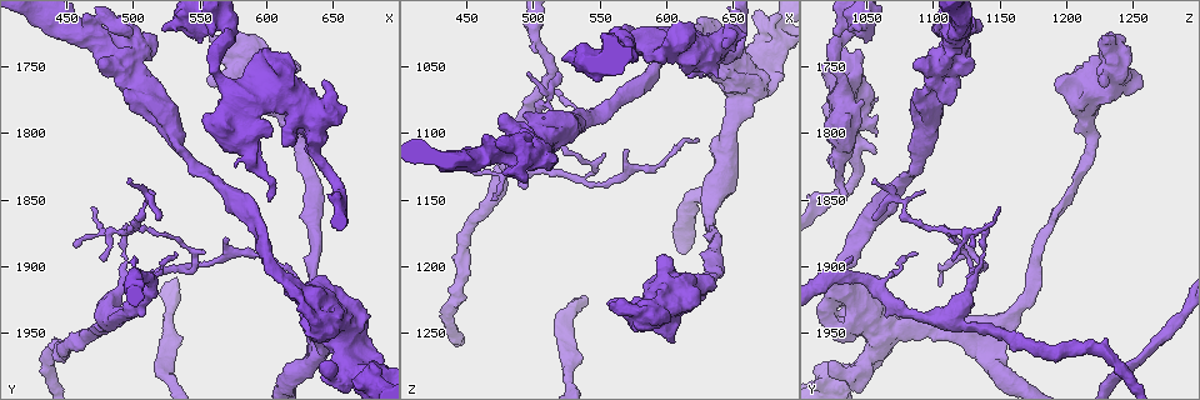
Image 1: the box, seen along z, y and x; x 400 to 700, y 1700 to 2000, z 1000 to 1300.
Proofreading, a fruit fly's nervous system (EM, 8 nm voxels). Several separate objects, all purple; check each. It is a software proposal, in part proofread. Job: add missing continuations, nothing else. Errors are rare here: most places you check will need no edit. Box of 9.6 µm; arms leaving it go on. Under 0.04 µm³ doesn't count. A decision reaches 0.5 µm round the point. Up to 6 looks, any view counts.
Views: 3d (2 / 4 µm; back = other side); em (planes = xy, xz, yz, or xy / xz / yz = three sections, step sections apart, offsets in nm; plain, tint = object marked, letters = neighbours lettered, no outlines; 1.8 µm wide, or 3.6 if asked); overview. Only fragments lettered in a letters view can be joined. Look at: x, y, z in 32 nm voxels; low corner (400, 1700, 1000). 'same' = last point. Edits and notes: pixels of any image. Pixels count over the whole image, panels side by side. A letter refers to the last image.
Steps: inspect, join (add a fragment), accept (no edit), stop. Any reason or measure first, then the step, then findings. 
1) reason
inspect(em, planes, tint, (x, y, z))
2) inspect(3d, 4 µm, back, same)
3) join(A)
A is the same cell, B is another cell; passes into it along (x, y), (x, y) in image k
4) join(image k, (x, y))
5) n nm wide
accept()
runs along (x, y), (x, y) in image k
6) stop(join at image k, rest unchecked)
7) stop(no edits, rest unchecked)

stops while still wide
inspect(em, xz, step 16, letters, (496, 1768, 1088))

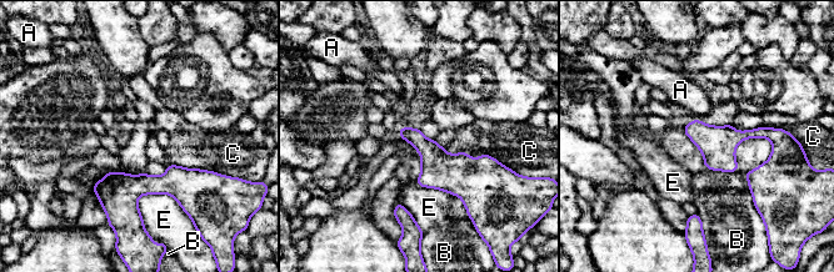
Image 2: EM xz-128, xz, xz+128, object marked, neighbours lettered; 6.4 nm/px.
cut it another way
inspect(em, planes, letters, same)

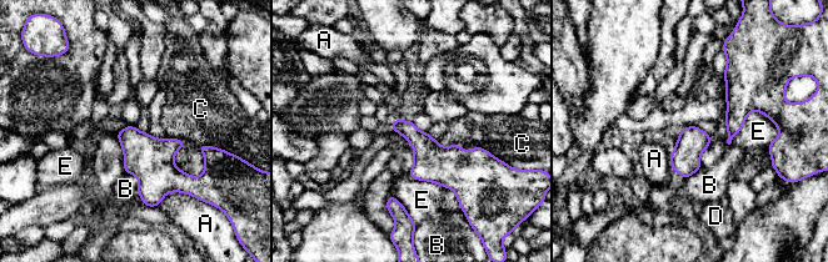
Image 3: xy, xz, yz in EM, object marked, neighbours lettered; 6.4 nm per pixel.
accept()
A, B, C, D and E are other cells; border along (437, 142), (459, 145), (463, 149) in image 3; none of them fits

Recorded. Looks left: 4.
an open end
inspect(em, 3.6 µm, yz, step 4, tint, (522, 1722, 1044))

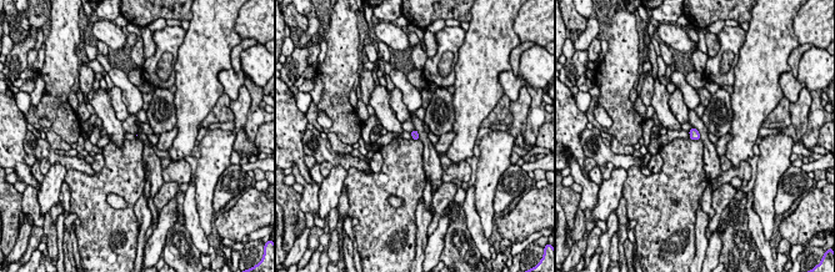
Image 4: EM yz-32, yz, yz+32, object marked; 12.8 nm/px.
another direction
inspect(em, 3.6 µm, planes, letters, same)

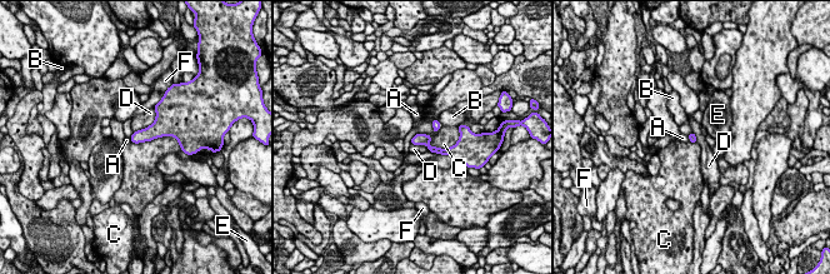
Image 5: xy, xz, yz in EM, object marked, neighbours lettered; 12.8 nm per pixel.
C touches over 500 nm
accept()
A, B, C, D, E and F are other cells; border along (416, 133), (410, 143) in image 5; no lettered fragment goes on from it

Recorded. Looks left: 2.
stop(no edits, rest unchecked)

